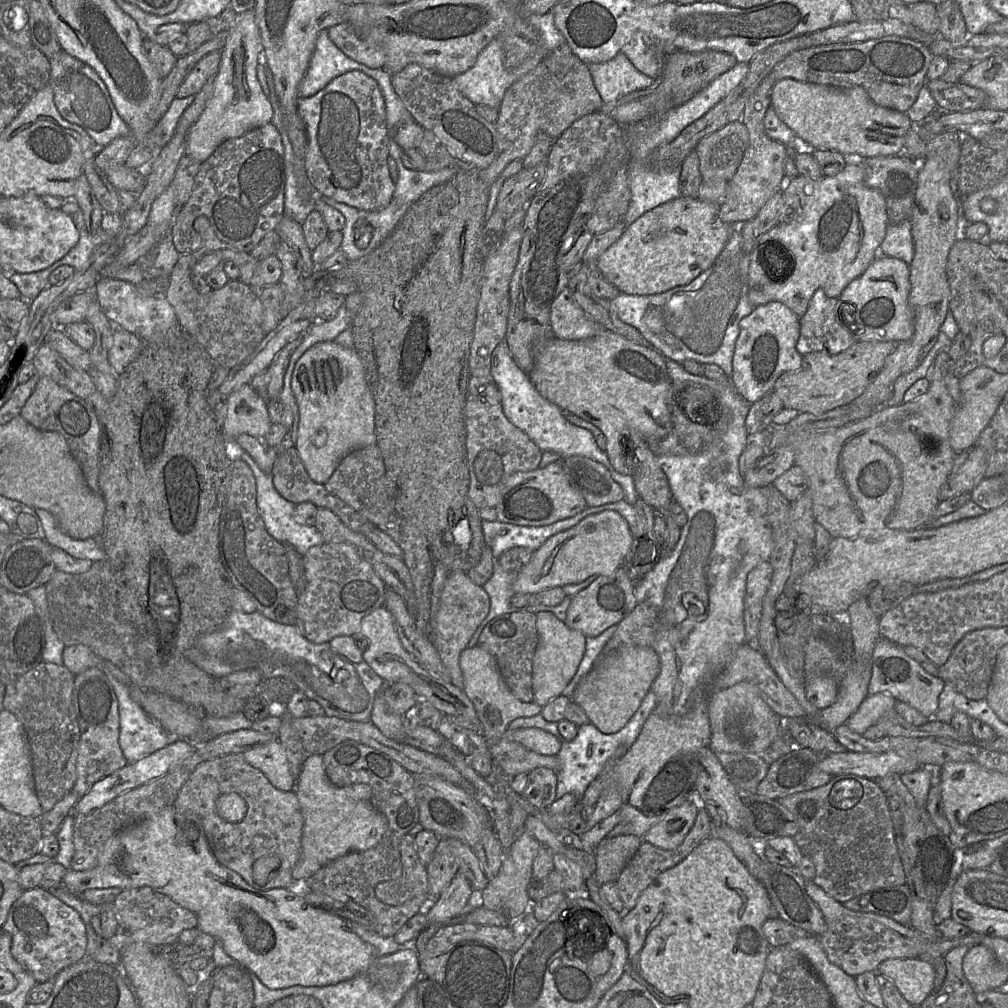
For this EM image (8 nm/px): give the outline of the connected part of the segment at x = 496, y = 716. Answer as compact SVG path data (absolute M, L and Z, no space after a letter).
M478 645L466 647L460 654L459 663L463 674L463 692L475 707L482 724L482 735L490 748L502 738L513 720L540 714L542 708L538 704L522 702L512 694L500 674L495 658Z

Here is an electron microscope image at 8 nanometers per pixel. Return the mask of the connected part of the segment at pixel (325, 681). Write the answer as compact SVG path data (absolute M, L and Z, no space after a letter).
M233 609L225 625L218 631L200 636L195 645L185 652L185 658L215 679L248 669L258 671L261 680L286 677L307 696L308 700L317 701L323 707L326 716L349 721L369 720L375 696L386 685L365 661L351 662L333 652L329 642L315 644L303 637L295 625L273 621L258 610L245 613Z

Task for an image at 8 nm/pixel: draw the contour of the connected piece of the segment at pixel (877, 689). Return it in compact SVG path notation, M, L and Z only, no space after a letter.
M882 636L879 638L872 654L871 678L868 685L870 695L889 694L932 719L937 712L938 698L944 685L945 682L942 679L925 671L918 662L903 651L901 646Z

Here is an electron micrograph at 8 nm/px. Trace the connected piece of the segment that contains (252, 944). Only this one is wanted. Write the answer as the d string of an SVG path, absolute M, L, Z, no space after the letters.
M168 806L159 813L128 826L110 837L99 853L96 867L86 871L68 870L61 883L70 893L81 895L88 889L118 888L120 890L149 887L156 892L171 898L178 905L190 910L197 917L196 928L201 932L209 934L220 942L225 952L232 957L238 965L254 973L258 979L270 989L281 989L295 985L301 986L328 986L350 980L356 976L367 975L372 982L381 986L393 985L398 979L398 972L391 967L377 964L377 954L374 947L364 941L348 926L347 922L336 914L329 913L322 909L308 904L302 897L290 892L287 888L272 888L260 890L251 887L238 873L221 865L213 855L208 840L200 823L200 818L195 814L180 814L174 806Z

